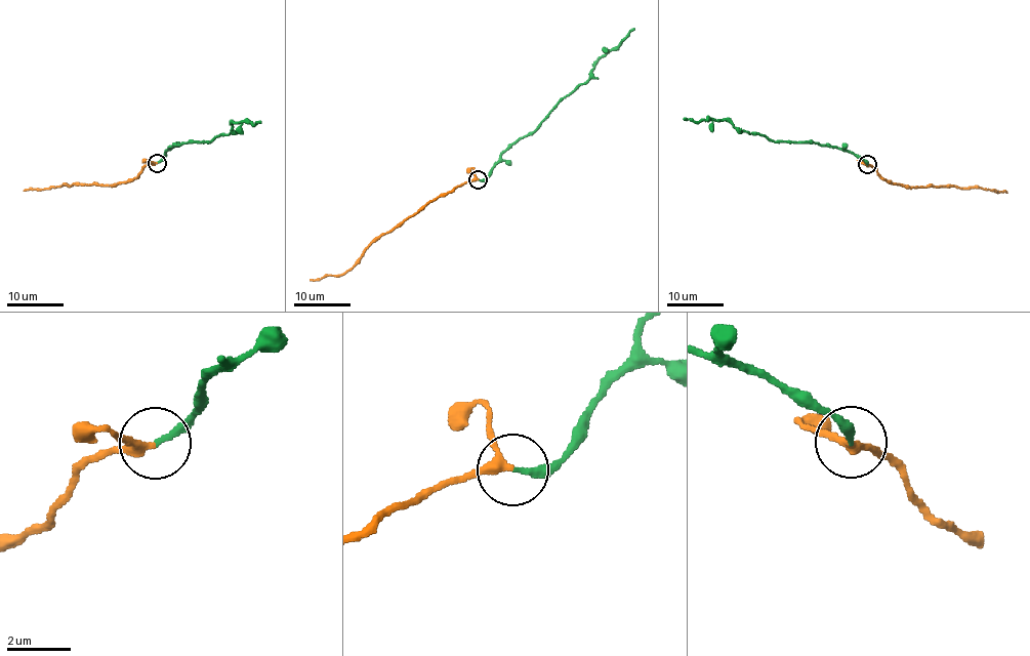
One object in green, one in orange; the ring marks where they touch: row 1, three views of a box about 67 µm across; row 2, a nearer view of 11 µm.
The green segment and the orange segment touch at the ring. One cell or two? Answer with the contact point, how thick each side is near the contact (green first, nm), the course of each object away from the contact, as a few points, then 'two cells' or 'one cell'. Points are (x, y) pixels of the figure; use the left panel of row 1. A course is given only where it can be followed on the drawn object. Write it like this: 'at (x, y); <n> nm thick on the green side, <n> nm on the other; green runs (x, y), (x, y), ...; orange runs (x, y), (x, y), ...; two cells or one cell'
at (157, 163); 200 nm thick on the green side, 240 nm on the other; green runs (157, 162), (169, 147), (182, 142), (210, 142), (218, 136), (230, 134), (232, 122), (254, 124), (260, 121); orange runs (157, 162), (148, 163), (137, 176), (121, 183), (63, 183), (23, 191); one cell

